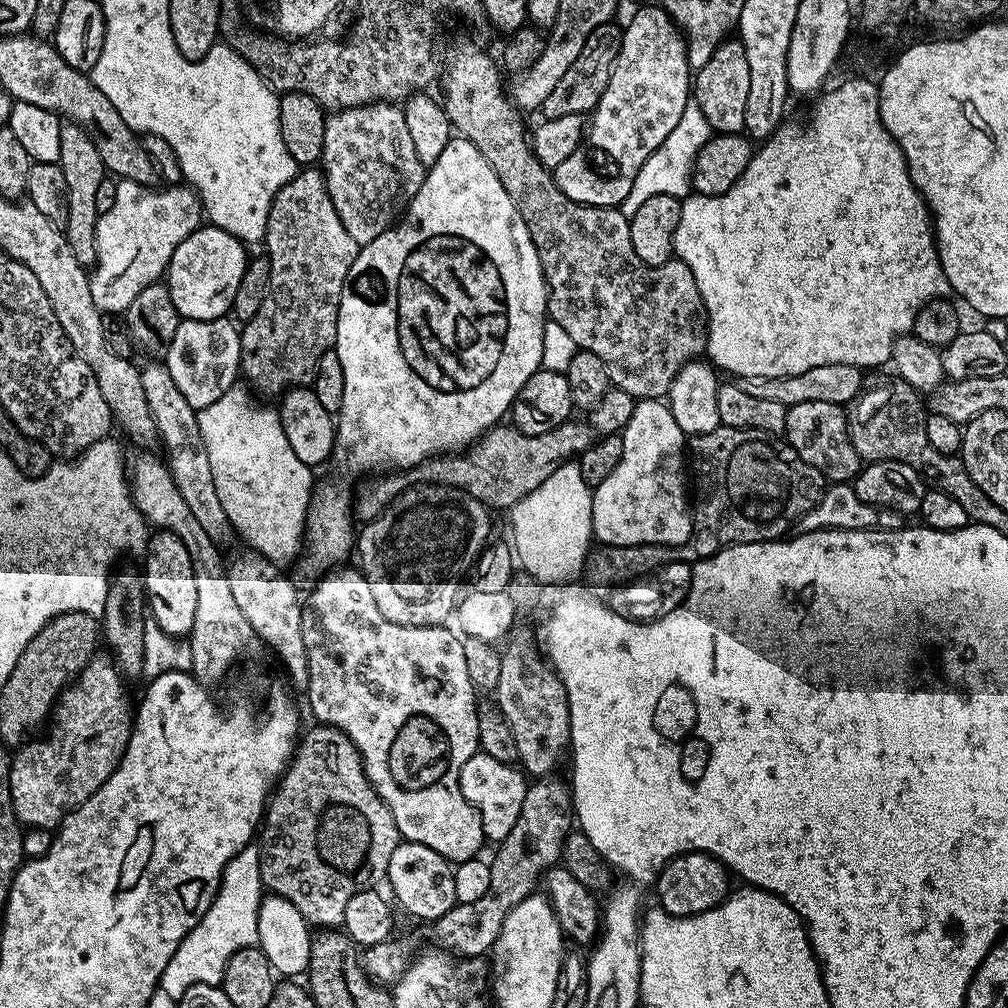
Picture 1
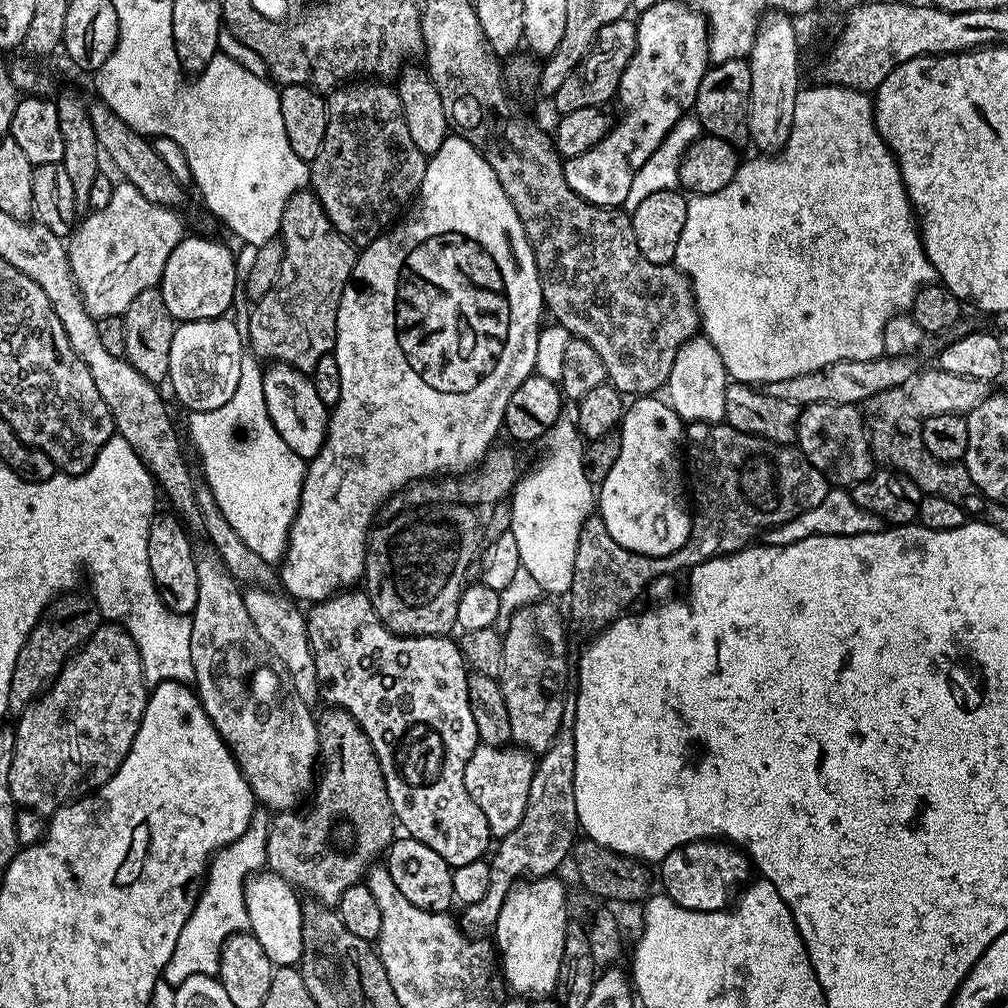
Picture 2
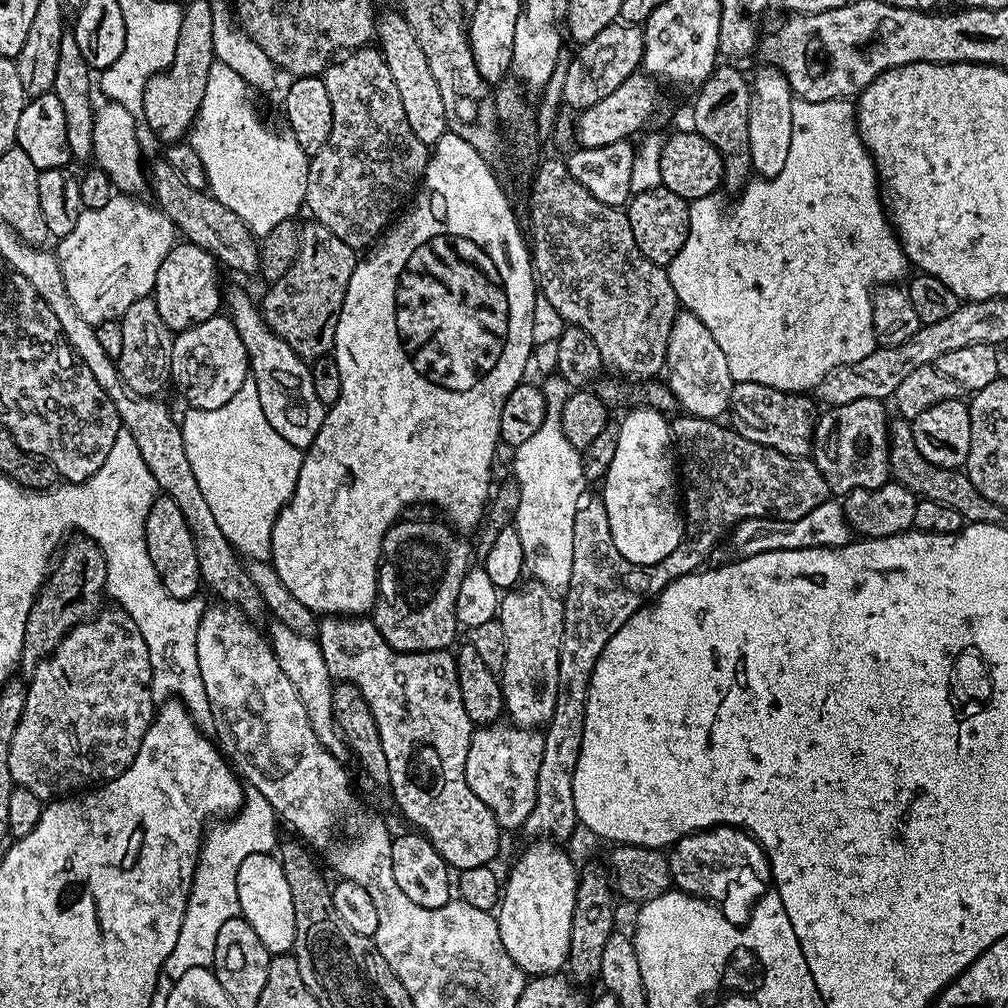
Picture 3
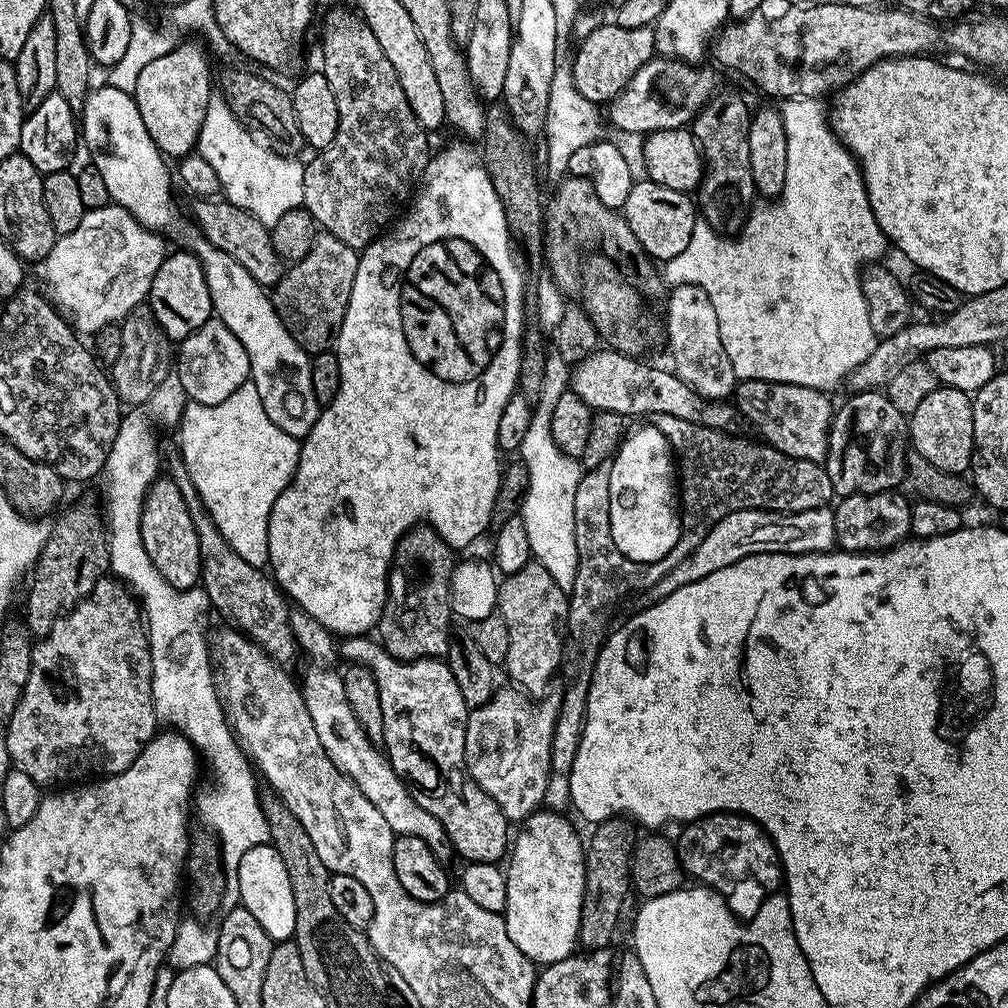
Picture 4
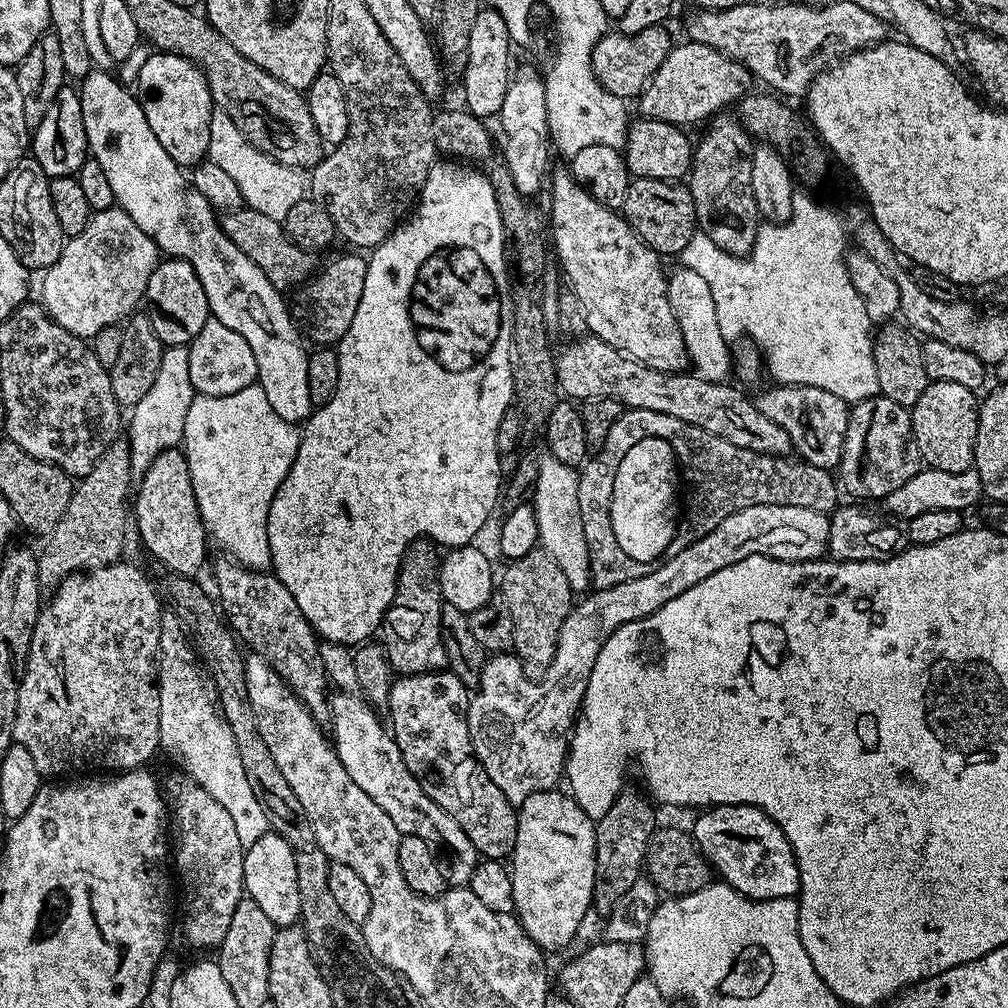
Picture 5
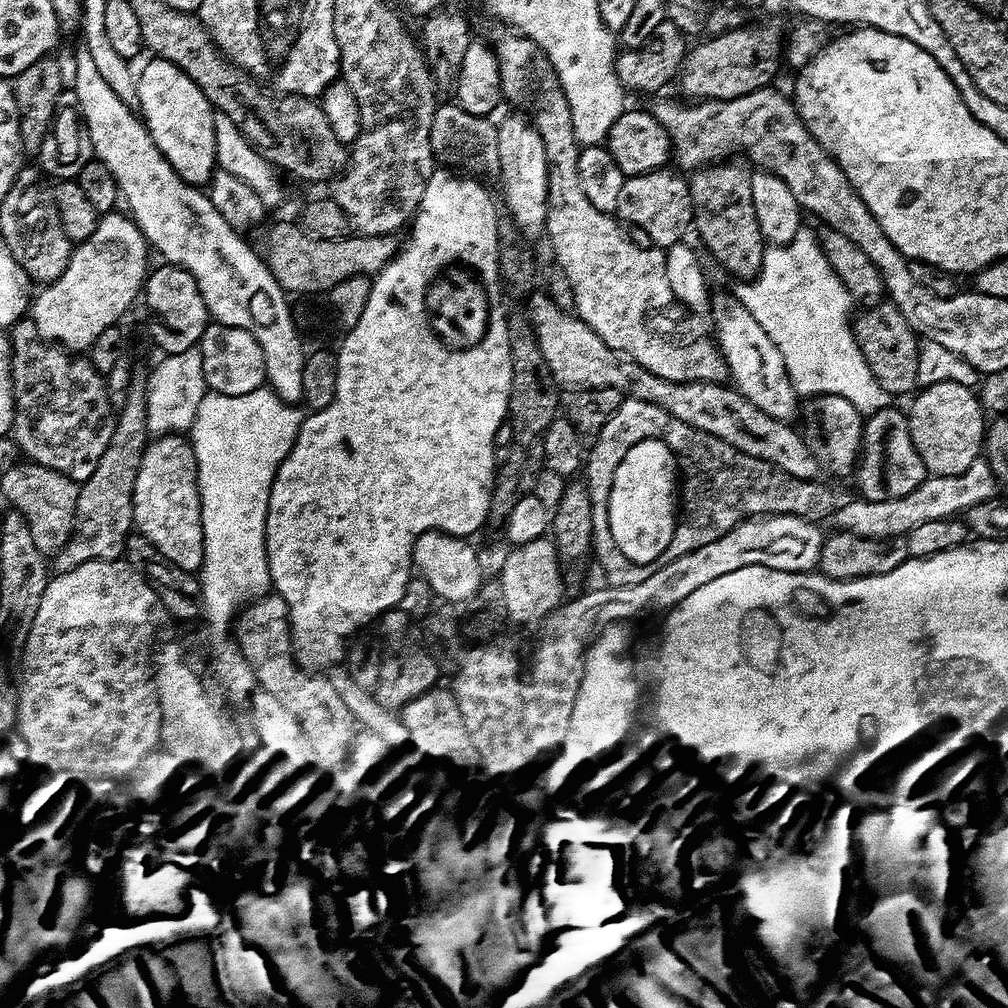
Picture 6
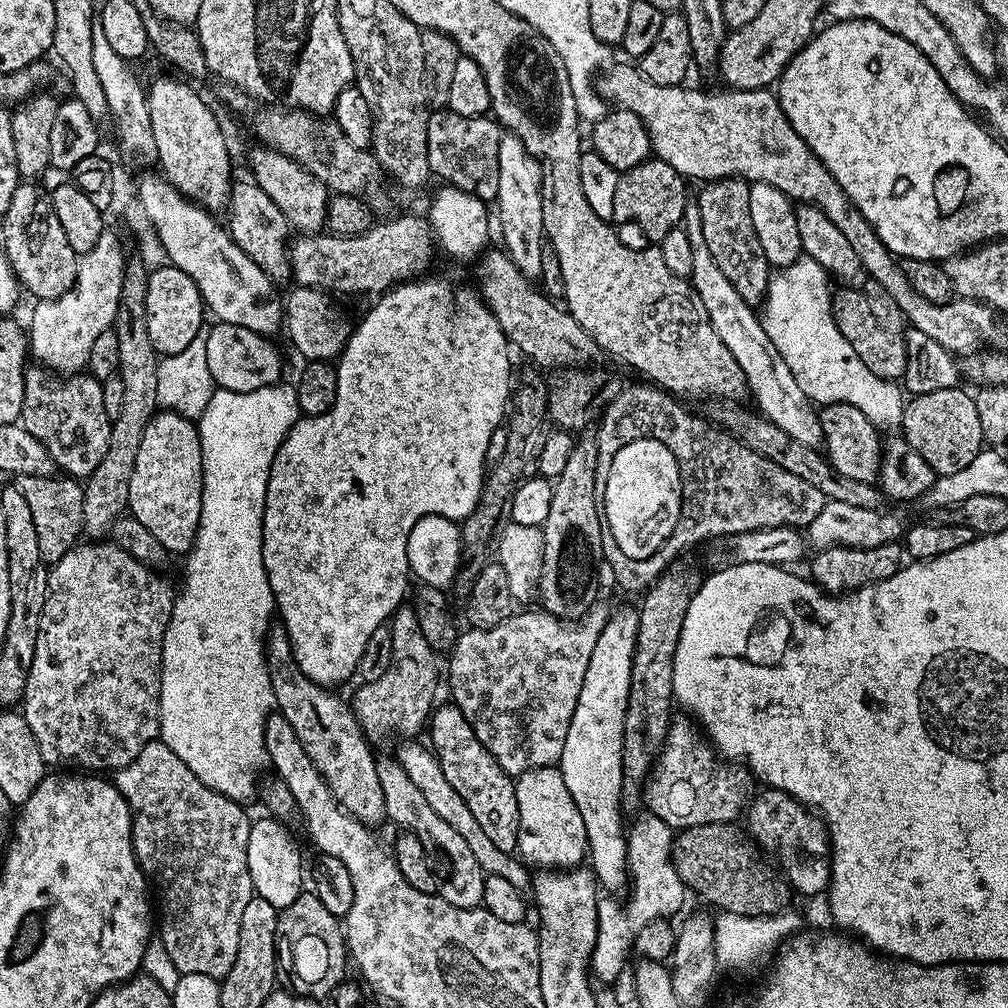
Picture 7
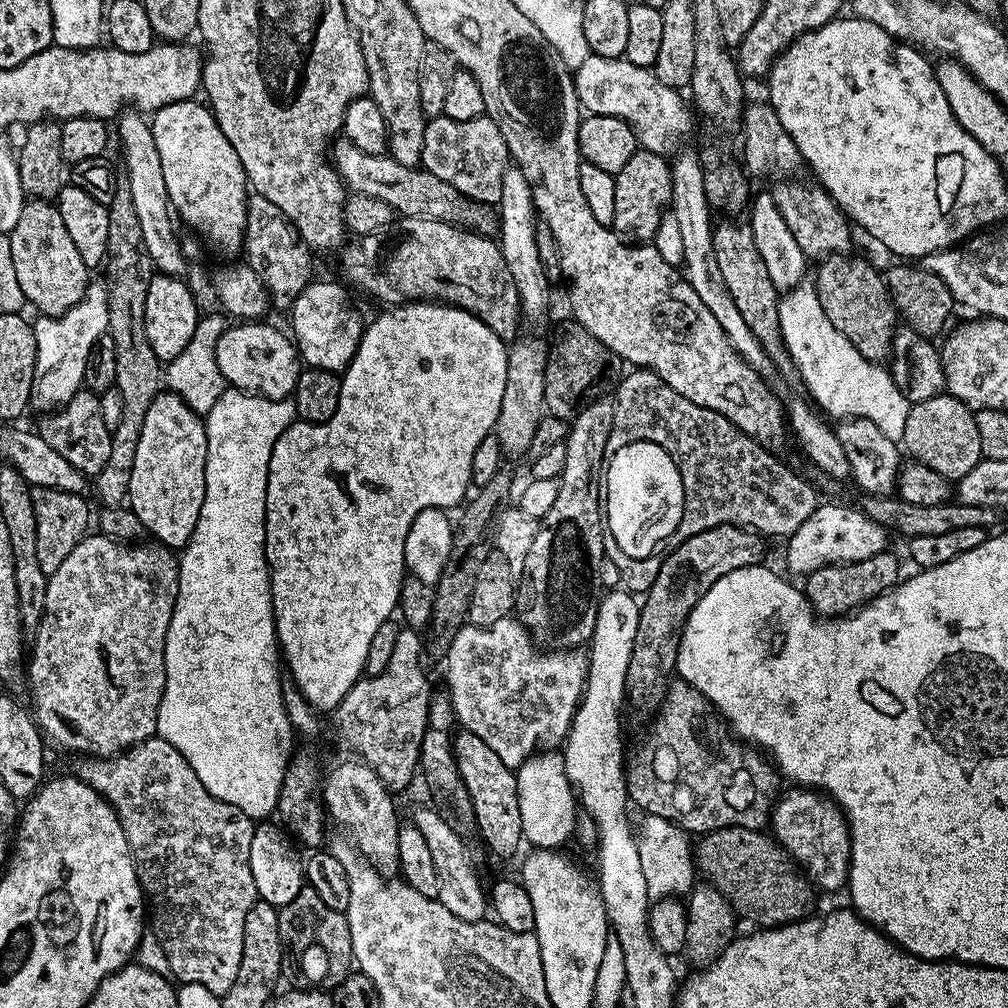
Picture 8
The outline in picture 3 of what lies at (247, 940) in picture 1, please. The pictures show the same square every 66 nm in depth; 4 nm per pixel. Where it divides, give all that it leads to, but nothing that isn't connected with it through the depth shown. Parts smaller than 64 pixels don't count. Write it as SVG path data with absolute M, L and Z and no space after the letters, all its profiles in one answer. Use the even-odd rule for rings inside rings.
M249 787L245 791L239 812L223 822L213 824L216 825L207 829L200 845L200 858L192 875L192 889L188 895L186 914L182 918L182 930L178 930L178 942L174 942L174 950L170 950L170 958L166 958L164 963L163 975L172 981L182 978L186 970L212 968L218 930L222 930L222 925L230 922L230 918L241 915L236 881L239 866L250 854L272 854L278 848L278 817L257 788Z

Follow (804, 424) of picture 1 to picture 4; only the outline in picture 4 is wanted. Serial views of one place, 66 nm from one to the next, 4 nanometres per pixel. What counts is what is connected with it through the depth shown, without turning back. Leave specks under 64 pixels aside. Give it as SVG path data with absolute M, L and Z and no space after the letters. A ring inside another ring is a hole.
M869 390L849 395L844 405L835 409L832 427L828 429L828 454L822 461L830 474L833 493L837 497L853 496L855 492L874 494L875 492L891 492L899 489L906 480L906 453L910 448L908 434L909 417L883 391Z

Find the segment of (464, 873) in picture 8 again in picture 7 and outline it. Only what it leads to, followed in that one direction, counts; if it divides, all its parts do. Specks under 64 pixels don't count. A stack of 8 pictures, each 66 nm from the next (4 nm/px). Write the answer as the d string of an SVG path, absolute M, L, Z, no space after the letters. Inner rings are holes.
M389 758L381 759L376 765L378 770L378 782L382 782L382 792L386 798L387 819L396 824L404 824L405 829L415 832L419 840L424 843L425 848L436 852L448 863L448 877L443 877L438 888L438 895L450 906L459 908L479 908L484 902L484 878L485 873L474 858L473 851L469 849L469 843L462 838L445 821L434 812L433 807L426 802L425 795L411 782L406 770L402 768L398 760Z

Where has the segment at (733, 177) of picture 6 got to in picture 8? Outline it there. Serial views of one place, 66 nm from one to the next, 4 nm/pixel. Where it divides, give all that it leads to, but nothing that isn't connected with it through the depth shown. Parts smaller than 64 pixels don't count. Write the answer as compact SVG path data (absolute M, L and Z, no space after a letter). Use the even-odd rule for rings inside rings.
M724 218L715 225L712 230L714 242L714 255L718 257L718 266L722 269L722 279L730 289L730 298L734 298L734 304L746 318L746 326L758 338L758 342L764 347L769 361L788 380L796 380L798 373L796 363L790 358L788 347L784 345L782 330L780 329L780 301L782 293L770 282L770 273L766 265L762 263L762 254L758 254L758 246L754 246L754 234L747 223L735 224L735 219Z

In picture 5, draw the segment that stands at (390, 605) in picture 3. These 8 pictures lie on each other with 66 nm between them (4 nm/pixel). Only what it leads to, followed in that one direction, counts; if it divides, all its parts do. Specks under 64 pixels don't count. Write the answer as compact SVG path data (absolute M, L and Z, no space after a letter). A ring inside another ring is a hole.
M431 539L414 540L400 560L396 579L396 593L392 607L384 615L378 632L382 637L384 653L392 665L393 673L413 676L419 672L438 672L448 668L448 655L442 642L440 629L440 566L438 552Z

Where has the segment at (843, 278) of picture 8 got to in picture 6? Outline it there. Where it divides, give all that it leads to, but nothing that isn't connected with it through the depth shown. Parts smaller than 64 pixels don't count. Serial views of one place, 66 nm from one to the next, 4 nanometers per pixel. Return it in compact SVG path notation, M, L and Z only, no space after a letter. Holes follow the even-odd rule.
M881 302L859 314L861 316L857 315L852 324L852 332L862 350L862 358L866 358L866 366L870 366L870 374L878 378L878 386L882 386L882 390L886 390L892 398L915 393L918 388L920 340L910 322L902 318L902 310L891 302Z

